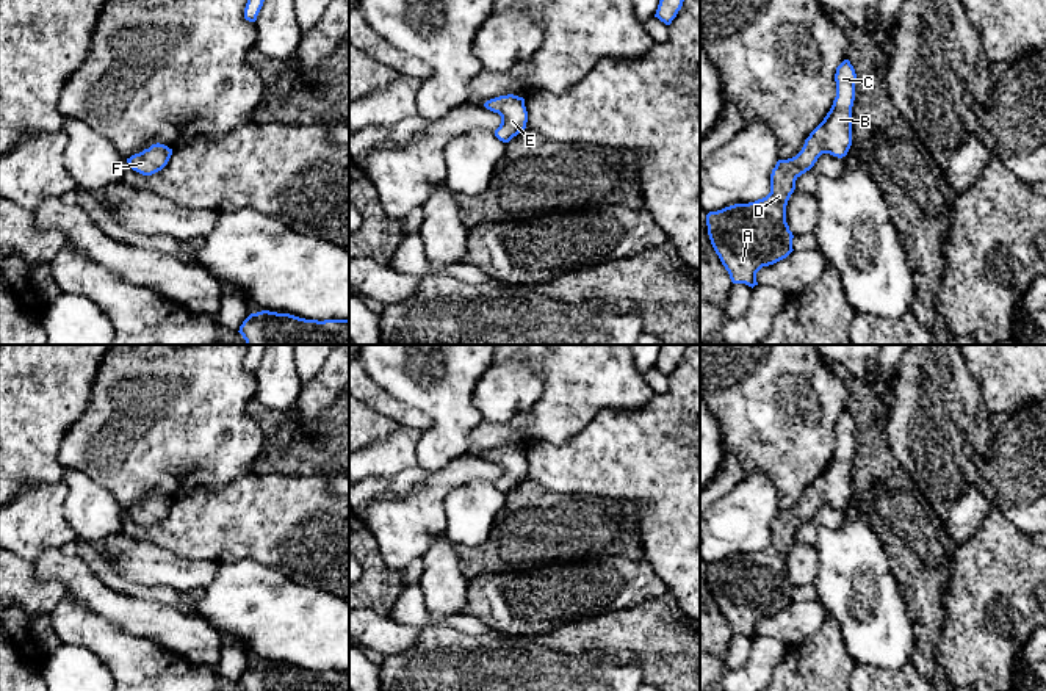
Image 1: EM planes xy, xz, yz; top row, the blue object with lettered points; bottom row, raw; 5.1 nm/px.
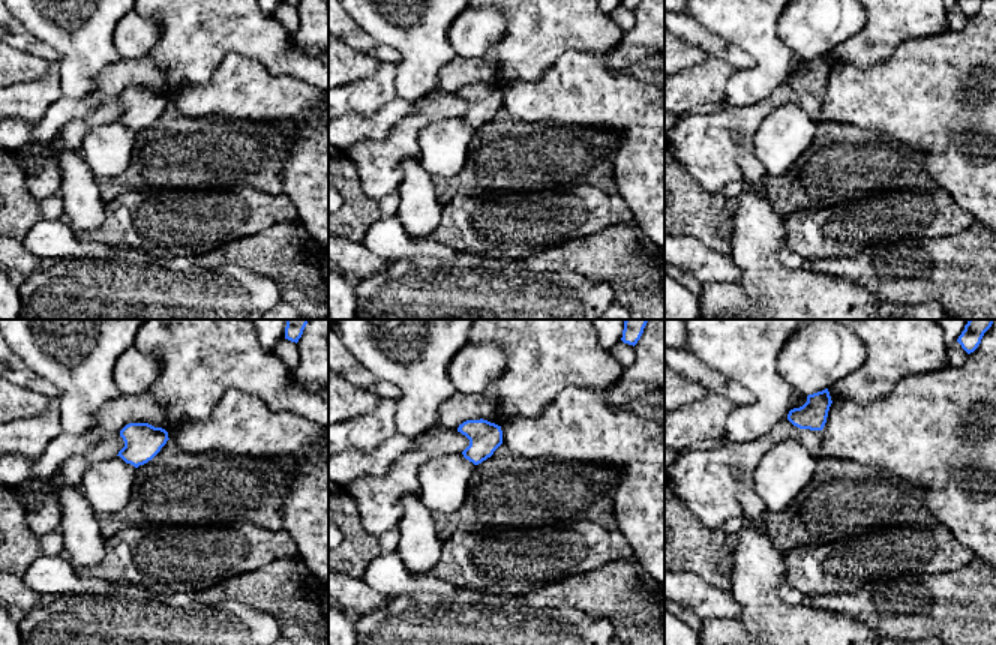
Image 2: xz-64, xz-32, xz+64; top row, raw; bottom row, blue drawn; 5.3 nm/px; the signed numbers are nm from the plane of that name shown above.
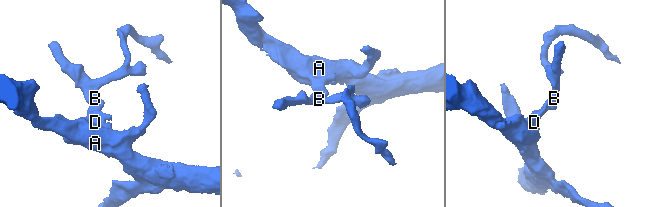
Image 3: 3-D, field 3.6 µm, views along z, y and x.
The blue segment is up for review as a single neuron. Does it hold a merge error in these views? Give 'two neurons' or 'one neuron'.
one neuron

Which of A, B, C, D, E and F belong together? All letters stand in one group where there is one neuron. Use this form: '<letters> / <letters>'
A B C D E F

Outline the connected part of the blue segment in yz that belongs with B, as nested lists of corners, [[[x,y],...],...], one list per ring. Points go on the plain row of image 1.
[[[844,411],[836,418],[836,448],[830,462],[795,508],[777,512],[766,548],[706,566],[711,595],[733,635],[753,639],[763,617],[774,616],[794,602],[794,586],[786,573],[788,552],[795,541],[795,531],[810,522],[822,505],[838,509],[847,506],[852,497],[855,431],[853,417]]]

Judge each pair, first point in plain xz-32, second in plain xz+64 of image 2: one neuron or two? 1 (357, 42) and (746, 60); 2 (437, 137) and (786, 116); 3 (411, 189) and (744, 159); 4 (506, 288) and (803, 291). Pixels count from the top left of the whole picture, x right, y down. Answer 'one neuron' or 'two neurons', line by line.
1: one neuron
2: one neuron
3: two neurons
4: one neuron

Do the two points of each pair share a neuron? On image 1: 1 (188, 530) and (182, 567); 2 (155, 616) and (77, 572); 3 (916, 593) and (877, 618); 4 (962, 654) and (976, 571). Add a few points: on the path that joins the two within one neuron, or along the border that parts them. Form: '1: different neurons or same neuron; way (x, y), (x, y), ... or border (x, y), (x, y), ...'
1: different neurons; border (149, 541), (176, 553), (212, 560), (218, 564)
2: same neuron; way (137, 616), (108, 604), (96, 591)
3: different neurons; border (890, 567), (915, 636)
4: same neuron; way (976, 633), (976, 591)

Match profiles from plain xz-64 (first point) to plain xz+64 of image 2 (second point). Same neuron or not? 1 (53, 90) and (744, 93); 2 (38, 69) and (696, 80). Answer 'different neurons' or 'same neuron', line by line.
1: different neurons
2: different neurons

